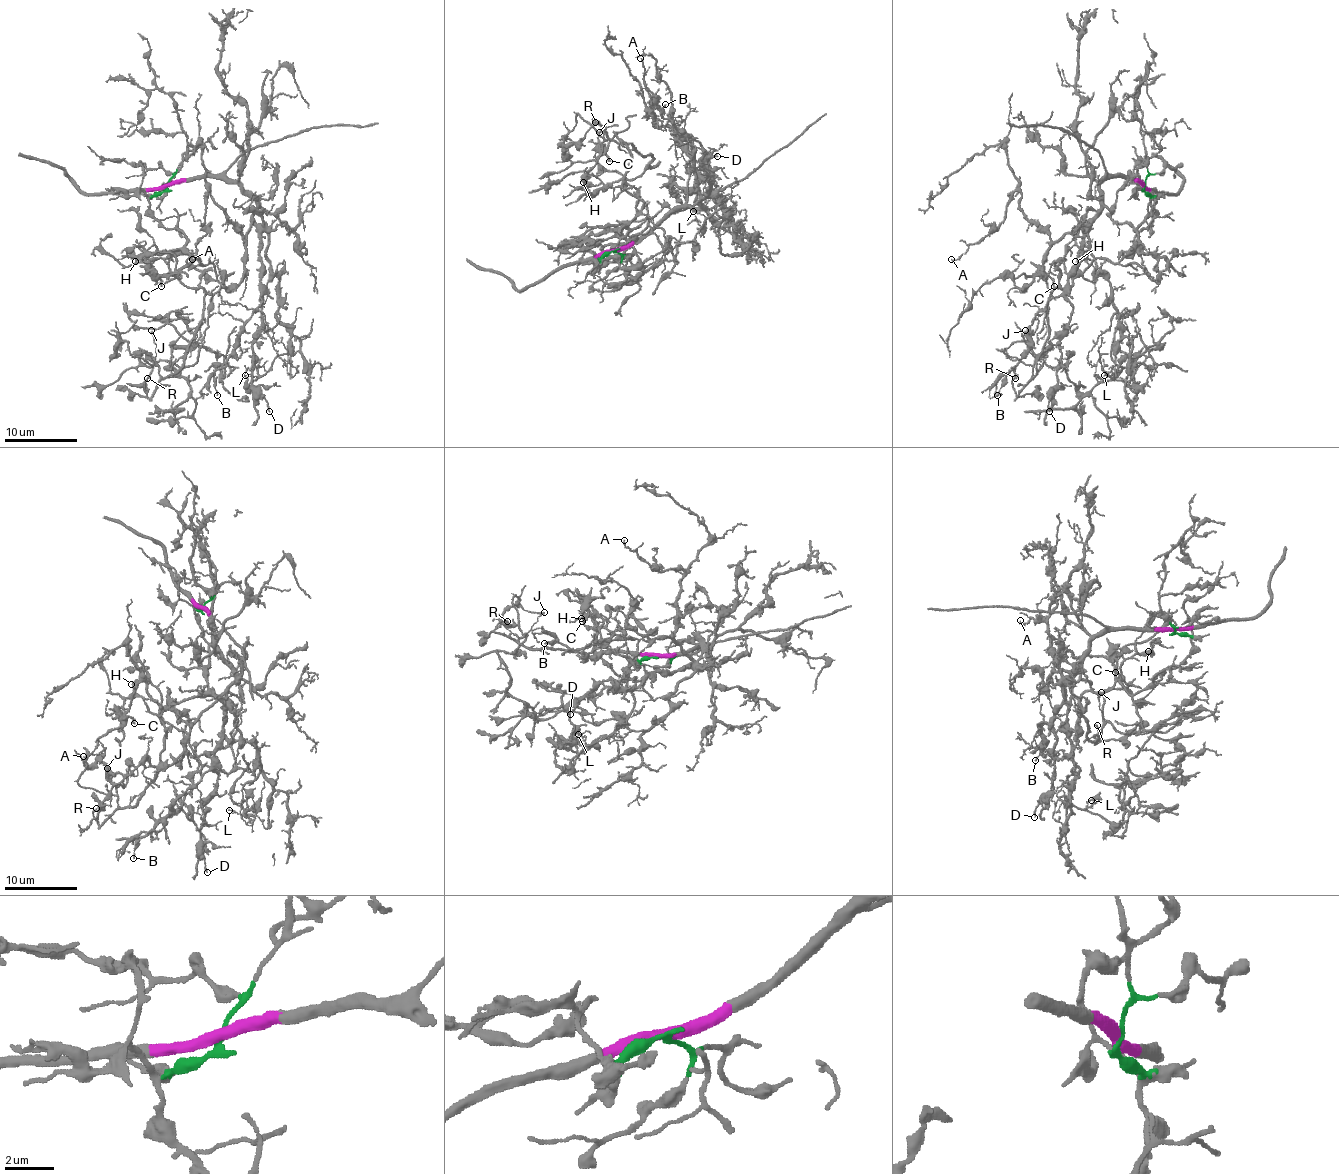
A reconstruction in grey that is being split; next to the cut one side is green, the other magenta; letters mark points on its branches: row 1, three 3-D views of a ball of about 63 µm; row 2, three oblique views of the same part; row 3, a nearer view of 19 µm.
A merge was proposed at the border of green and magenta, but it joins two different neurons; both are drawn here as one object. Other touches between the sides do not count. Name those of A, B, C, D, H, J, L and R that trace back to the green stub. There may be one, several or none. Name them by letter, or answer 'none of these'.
C, H, J, R

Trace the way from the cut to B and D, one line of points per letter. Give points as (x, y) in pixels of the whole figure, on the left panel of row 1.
B: (166, 185), (223, 178), (237, 183), (255, 203), (261, 303), (245, 325), (237, 348), (214, 374), (217, 395)
D: (166, 185), (223, 178), (237, 183), (255, 203), (261, 332), (252, 345), (252, 388), (266, 403), (270, 412)

